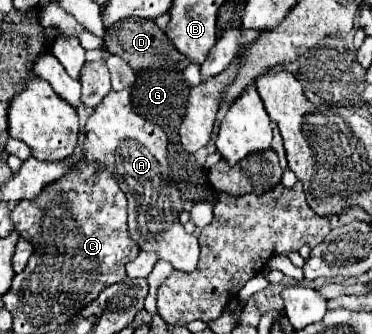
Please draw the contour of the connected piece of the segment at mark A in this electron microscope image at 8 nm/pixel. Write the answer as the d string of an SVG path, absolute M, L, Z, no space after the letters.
M132 86L116 92L110 90L104 100L94 108L86 122L86 130L94 130L94 140L86 140L84 164L100 164L112 168L112 178L128 200L128 230L130 238L144 252L156 252L160 260L166 260L180 272L192 272L198 264L198 238L188 234L180 224L182 200L178 188L170 182L170 166L166 160L168 138L156 122L140 116L132 106Z

